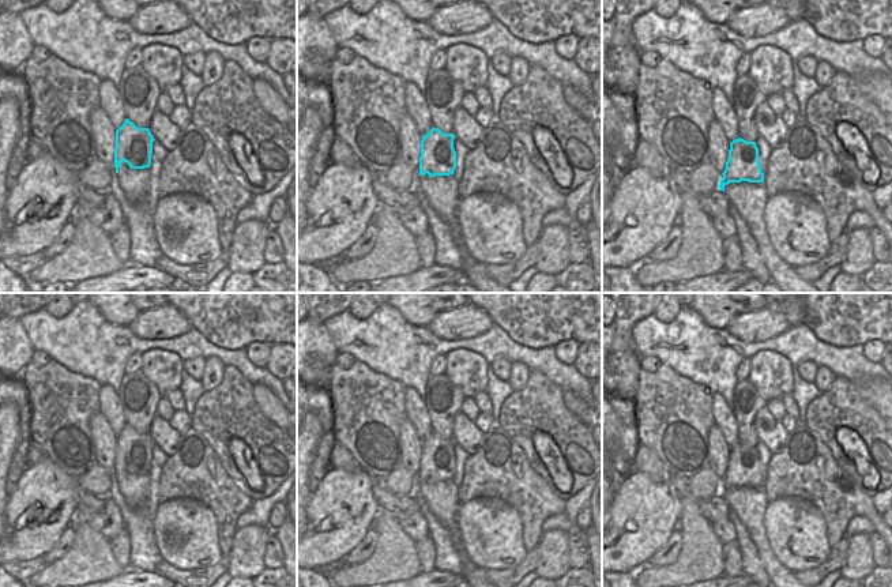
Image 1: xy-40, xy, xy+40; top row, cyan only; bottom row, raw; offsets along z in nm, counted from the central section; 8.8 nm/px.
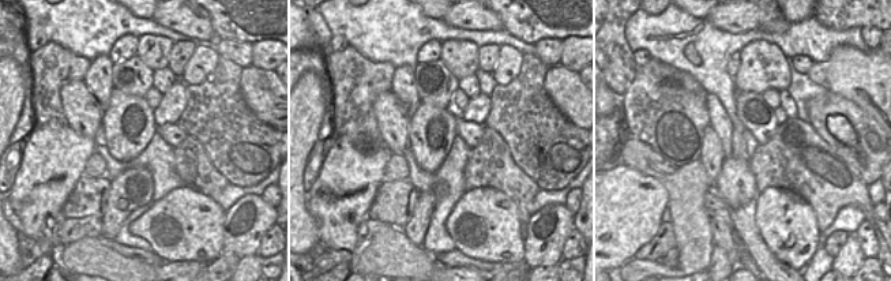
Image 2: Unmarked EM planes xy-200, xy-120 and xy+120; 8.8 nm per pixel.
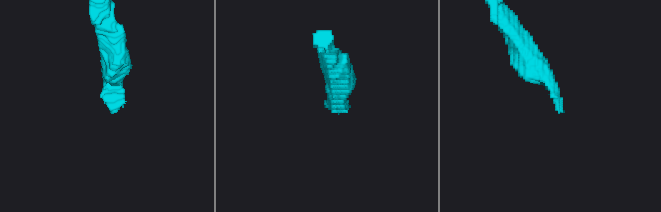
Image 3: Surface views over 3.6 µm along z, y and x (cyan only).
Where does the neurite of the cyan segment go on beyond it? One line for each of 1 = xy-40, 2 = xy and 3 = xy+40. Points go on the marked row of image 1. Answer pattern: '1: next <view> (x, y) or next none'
1: next xy-40 (134, 183)
2: next xy (441, 192)
3: next xy+40 (749, 199)

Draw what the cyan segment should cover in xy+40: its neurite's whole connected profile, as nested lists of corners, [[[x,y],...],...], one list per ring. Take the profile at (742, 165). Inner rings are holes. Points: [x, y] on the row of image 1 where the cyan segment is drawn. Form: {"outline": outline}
{"outline": [[[741,138],[733,140],[722,174],[719,189],[724,192],[730,206],[746,222],[769,274],[769,281],[782,293],[818,293],[809,281],[803,281],[795,274],[794,267],[778,256],[769,241],[763,219],[768,196],[756,142],[746,142]]]}

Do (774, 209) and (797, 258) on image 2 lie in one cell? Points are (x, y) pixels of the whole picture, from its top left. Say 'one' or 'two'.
one

